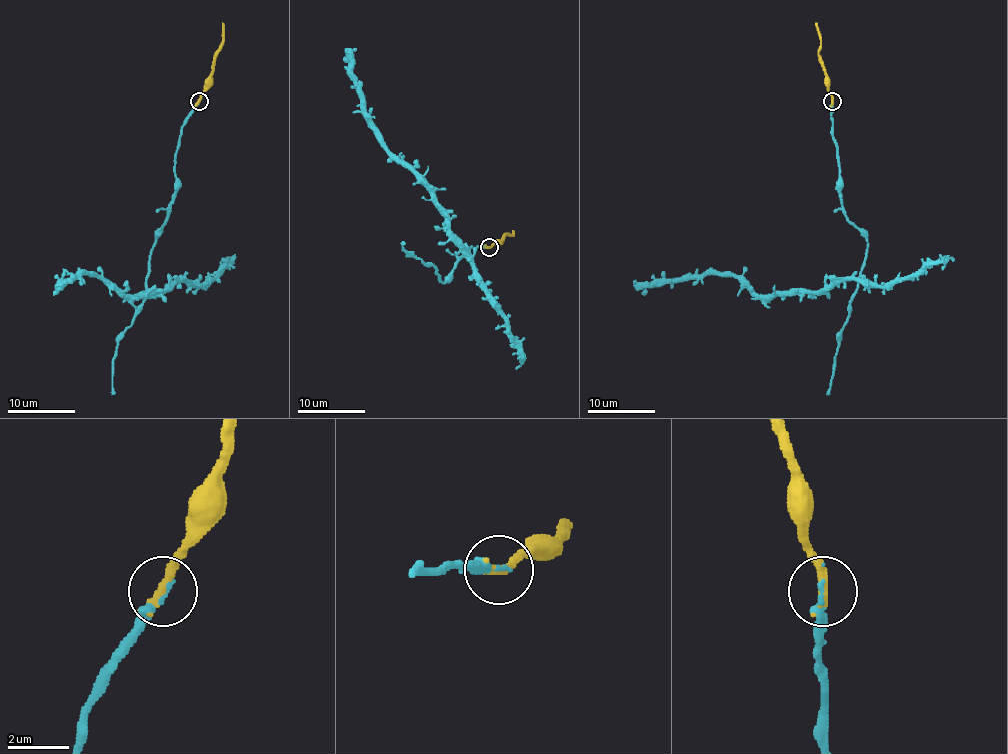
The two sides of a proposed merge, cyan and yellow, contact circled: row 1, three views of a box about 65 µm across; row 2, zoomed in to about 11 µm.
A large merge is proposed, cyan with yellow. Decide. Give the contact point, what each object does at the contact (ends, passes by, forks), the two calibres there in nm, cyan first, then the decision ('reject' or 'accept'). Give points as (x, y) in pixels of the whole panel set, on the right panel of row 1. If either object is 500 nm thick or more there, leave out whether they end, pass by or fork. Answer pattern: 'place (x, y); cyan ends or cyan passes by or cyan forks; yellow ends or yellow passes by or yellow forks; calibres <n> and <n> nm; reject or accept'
place (832, 101); cyan ends; yellow ends; calibres 170 and 360 nm; accept

